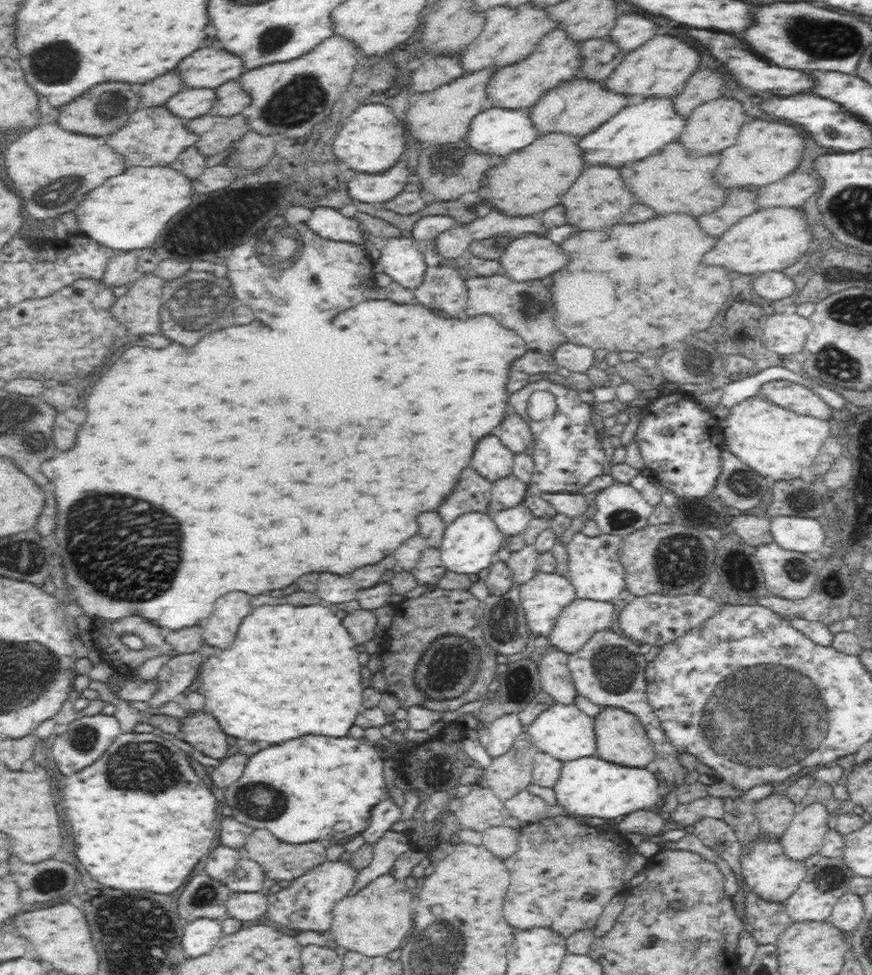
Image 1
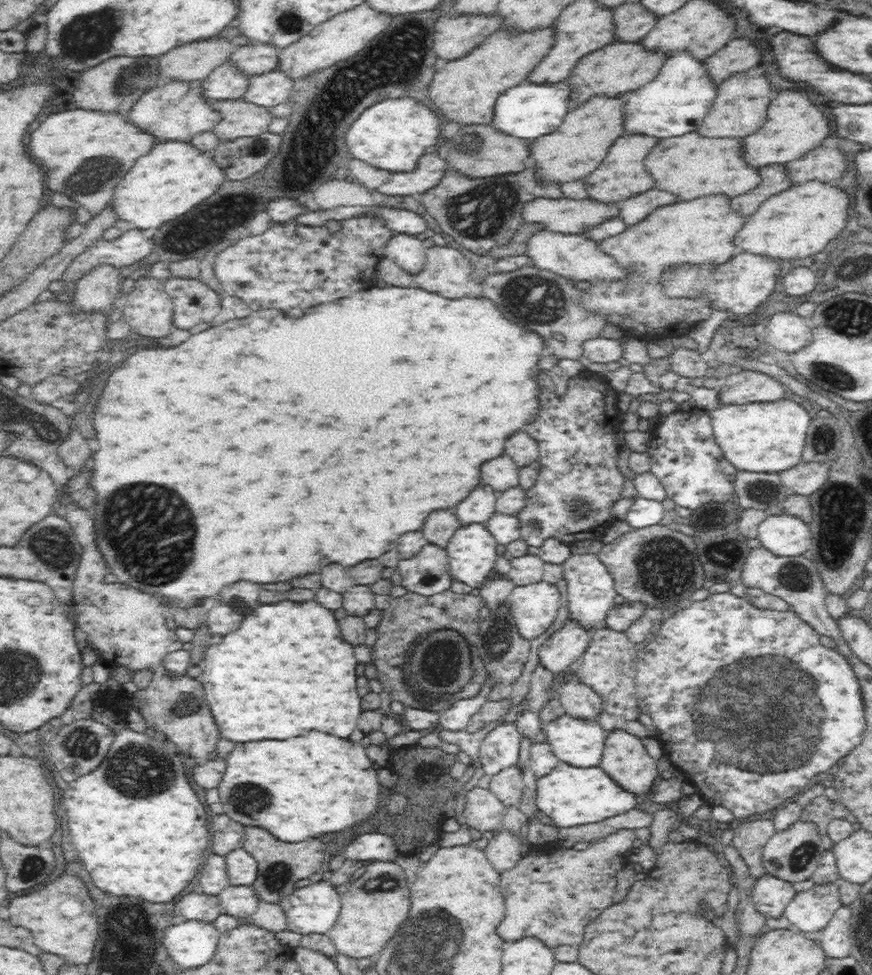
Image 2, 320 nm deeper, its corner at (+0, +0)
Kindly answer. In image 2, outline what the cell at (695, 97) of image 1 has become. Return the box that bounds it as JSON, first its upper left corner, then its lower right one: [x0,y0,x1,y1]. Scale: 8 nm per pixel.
[702,37,760,85]

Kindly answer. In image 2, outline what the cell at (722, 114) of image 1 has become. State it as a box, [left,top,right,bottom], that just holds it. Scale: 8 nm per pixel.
[697,72,776,140]

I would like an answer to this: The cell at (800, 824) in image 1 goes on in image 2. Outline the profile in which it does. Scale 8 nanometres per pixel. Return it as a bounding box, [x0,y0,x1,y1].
[763,819,826,884]

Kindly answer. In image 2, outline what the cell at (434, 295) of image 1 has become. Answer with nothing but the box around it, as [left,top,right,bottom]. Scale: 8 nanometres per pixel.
[416,245,473,300]

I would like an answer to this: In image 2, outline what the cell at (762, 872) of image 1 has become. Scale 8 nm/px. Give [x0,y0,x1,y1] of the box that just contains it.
[752,872,796,917]

